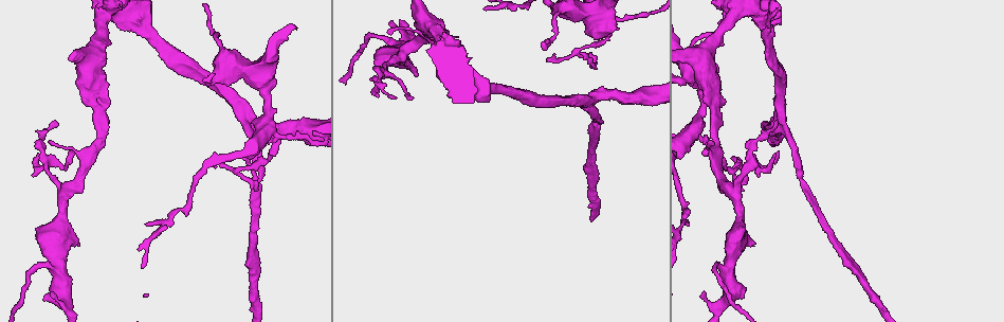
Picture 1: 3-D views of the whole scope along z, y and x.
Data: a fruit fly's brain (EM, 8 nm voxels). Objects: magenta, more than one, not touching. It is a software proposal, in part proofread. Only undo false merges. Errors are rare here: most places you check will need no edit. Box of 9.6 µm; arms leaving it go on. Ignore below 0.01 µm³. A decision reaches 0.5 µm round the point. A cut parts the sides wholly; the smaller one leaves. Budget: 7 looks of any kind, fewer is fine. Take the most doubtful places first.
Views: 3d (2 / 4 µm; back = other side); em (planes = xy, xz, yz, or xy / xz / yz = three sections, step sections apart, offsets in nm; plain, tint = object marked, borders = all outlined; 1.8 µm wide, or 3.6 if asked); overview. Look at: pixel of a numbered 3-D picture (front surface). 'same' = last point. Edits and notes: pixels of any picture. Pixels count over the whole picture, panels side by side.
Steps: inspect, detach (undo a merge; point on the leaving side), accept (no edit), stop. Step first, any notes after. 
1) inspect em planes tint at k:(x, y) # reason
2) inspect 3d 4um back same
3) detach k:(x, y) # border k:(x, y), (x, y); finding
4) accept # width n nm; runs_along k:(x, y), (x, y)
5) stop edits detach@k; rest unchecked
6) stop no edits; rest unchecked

inspect em 3.6um planes plain at 1:(574, 7)

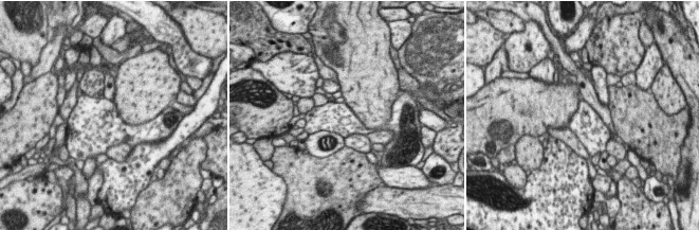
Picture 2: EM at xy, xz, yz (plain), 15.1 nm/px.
inspect em 3.6um planes tint same # with the object marked

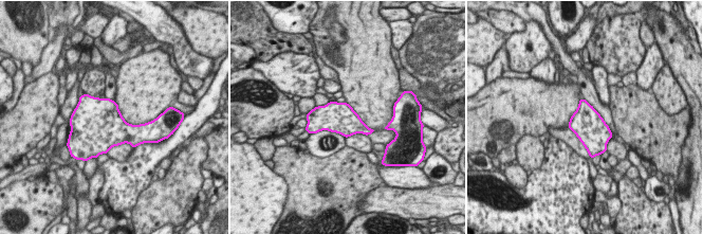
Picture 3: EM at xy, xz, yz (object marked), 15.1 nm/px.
accept # one neuron here

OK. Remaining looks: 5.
inspect 3d 4um back at 1:(385, 69) # a fork

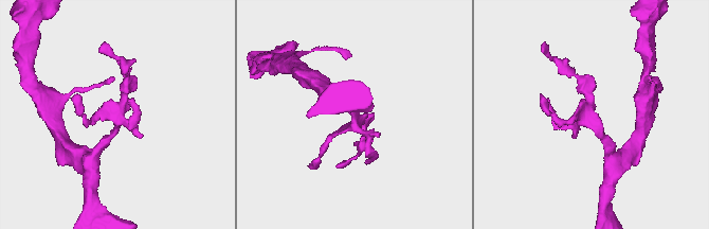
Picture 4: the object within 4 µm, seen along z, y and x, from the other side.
inspect em planes tint at 4:(356, 121) # now the EM

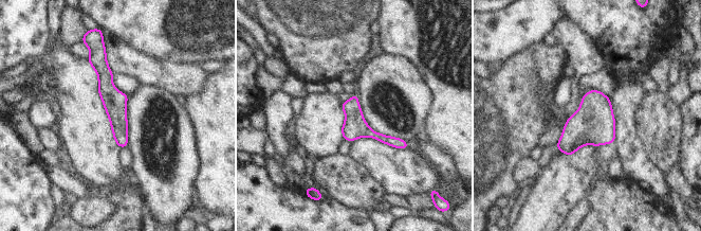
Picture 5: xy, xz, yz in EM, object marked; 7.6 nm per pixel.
accept # runs_along 5:(102, 55), (125, 144); all the same neuron

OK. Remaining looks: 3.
inspect em planes tint at 1:(710, 92) # thick turns thin

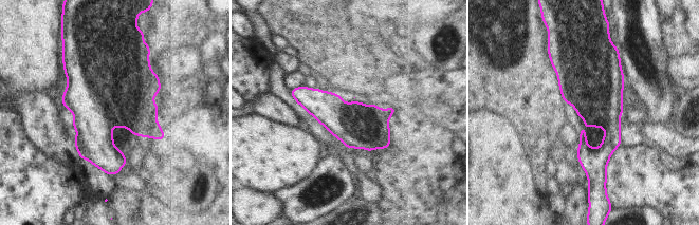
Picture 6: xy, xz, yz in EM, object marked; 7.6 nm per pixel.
accept # one neuron here

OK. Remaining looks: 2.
stop no edits; rest unchecked

